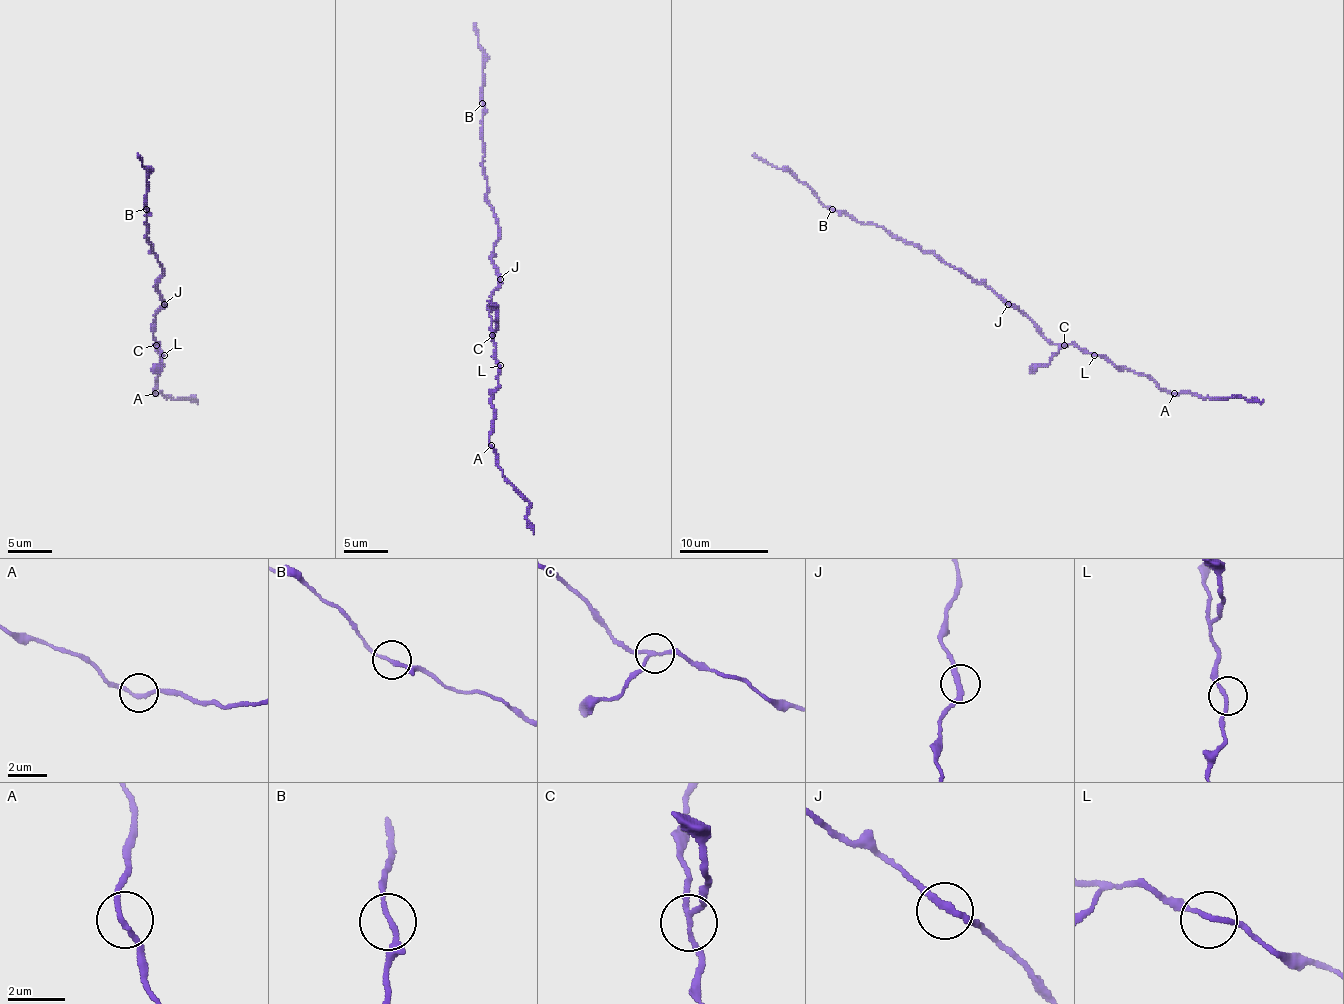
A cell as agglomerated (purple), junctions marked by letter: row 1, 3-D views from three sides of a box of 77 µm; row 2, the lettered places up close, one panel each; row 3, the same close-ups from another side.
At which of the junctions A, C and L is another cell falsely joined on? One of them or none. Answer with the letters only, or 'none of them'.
none of them

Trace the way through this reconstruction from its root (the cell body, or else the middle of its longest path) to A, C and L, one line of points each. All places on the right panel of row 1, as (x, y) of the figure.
A: (1008, 302), (1054, 344), (1074, 344), (1105, 355), (1116, 366), (1143, 373), (1161, 388), (1174, 393)
C: (1008, 302), (1016, 306), (1047, 340), (1063, 344)
L: (1008, 302), (1016, 306), (1054, 344), (1074, 344), (1094, 355)

